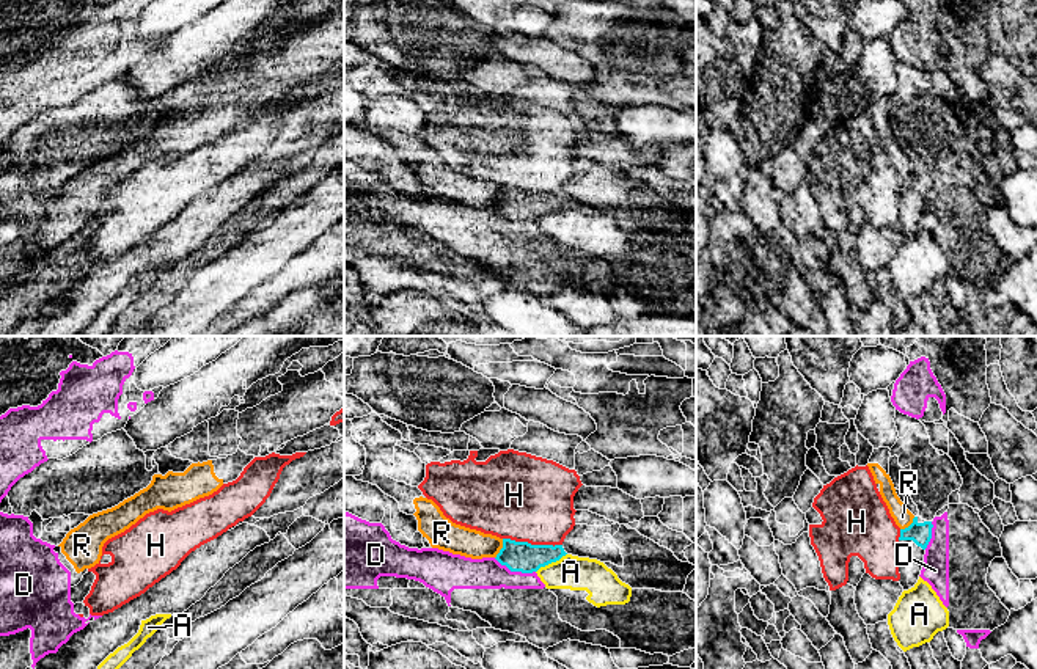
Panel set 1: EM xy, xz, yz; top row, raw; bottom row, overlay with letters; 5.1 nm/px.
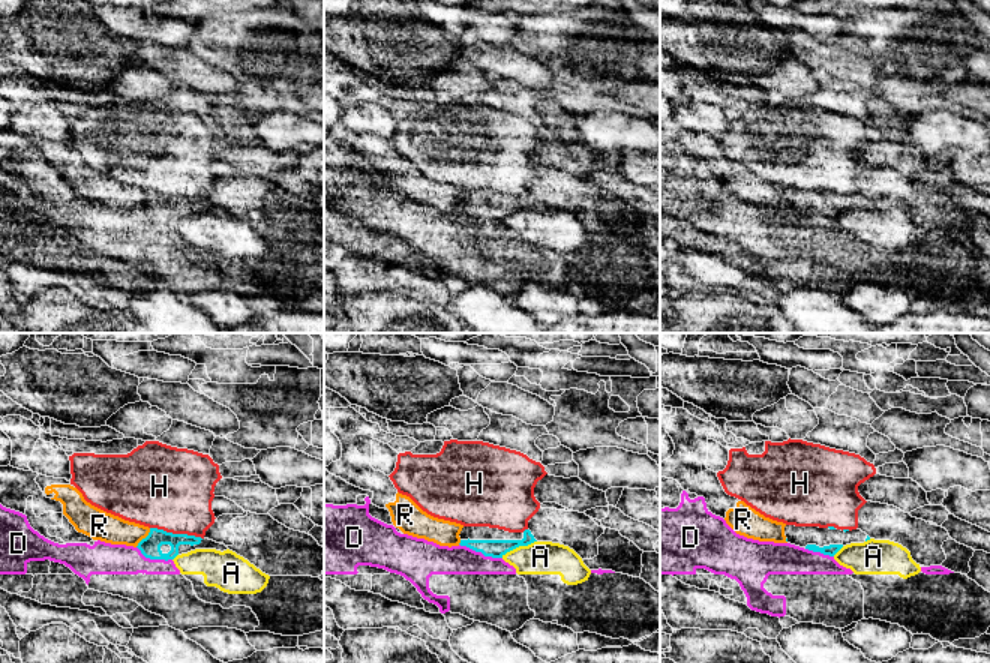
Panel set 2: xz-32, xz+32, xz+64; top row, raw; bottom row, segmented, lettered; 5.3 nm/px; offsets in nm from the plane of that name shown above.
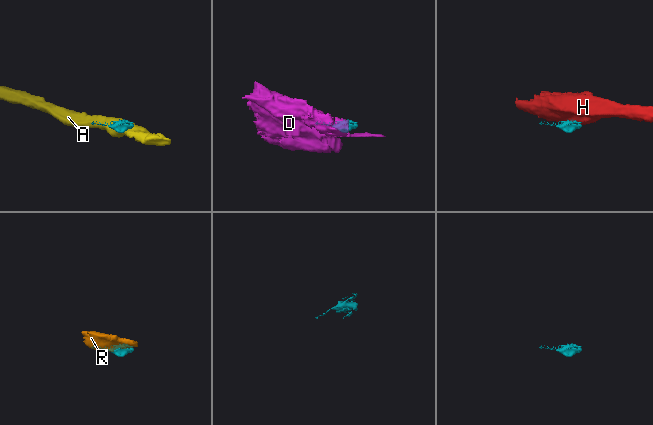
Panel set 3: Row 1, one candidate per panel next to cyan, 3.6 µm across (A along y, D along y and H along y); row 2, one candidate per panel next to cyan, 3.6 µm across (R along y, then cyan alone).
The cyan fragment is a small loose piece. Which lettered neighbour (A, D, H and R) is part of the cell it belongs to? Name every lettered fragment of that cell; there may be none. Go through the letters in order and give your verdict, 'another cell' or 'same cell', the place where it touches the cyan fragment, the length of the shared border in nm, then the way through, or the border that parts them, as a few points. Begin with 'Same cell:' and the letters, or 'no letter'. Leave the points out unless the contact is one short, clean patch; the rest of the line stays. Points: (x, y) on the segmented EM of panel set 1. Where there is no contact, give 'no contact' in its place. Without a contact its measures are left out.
Same cell: no letter
A: another cell | xz (550, 562) | 190 nm | along xz (566, 553), (536, 572)
D: another cell | xz (514, 570) | 220 nm
H: another cell | xz (533, 545) | 300 nm | along xz (503, 537), (531, 544), (561, 545)
R: another cell | xz (502, 548) | 110 nm

